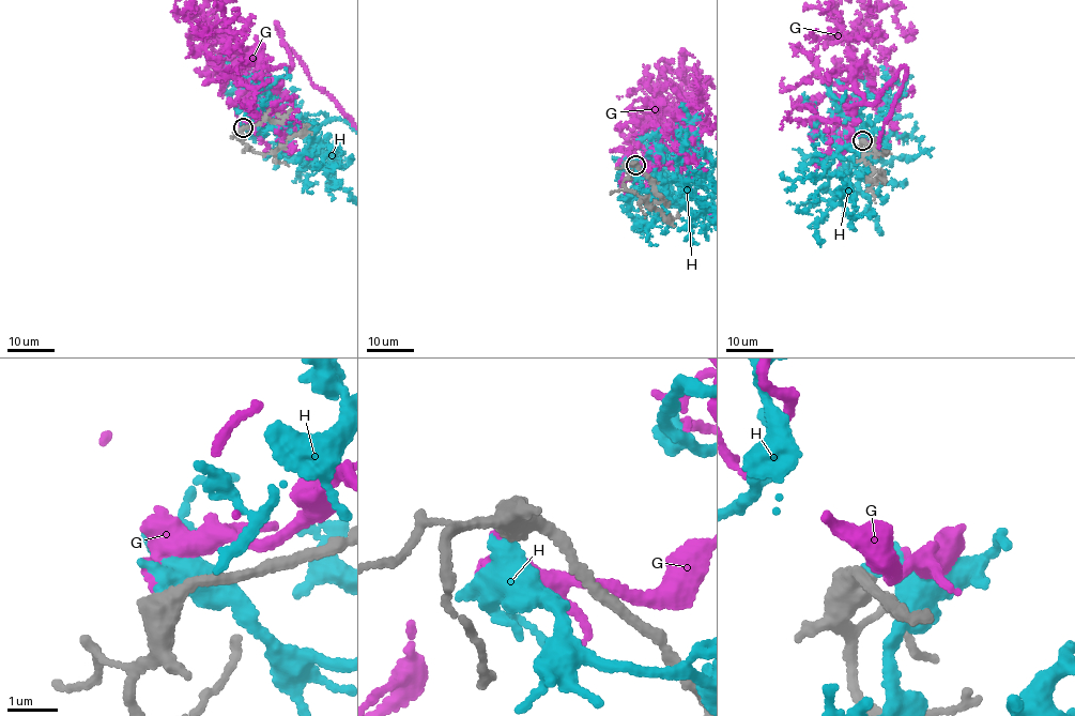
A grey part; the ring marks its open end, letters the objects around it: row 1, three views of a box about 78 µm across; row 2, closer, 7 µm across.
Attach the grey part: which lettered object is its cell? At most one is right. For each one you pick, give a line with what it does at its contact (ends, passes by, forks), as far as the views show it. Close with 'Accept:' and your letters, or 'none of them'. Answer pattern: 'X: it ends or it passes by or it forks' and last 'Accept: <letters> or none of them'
Accept: none of them

